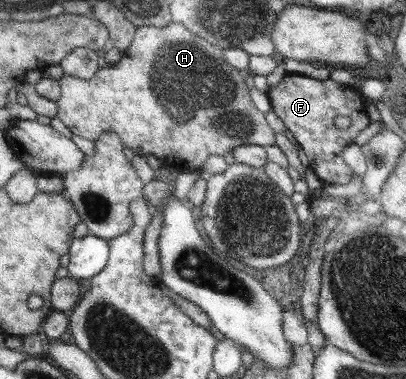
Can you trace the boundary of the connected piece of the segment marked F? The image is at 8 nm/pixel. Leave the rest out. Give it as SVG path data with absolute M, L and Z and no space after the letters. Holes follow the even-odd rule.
M289 73L267 94L272 111L285 123L285 128L303 148L310 160L309 167L319 180L323 184L348 184L354 174L345 164L343 152L349 145L355 143L361 131L371 123L365 113L367 109L365 101L359 97L353 86L338 83L330 77L318 80L298 73ZM341 116L349 117L352 121L347 129L338 129L335 125L335 118Z

